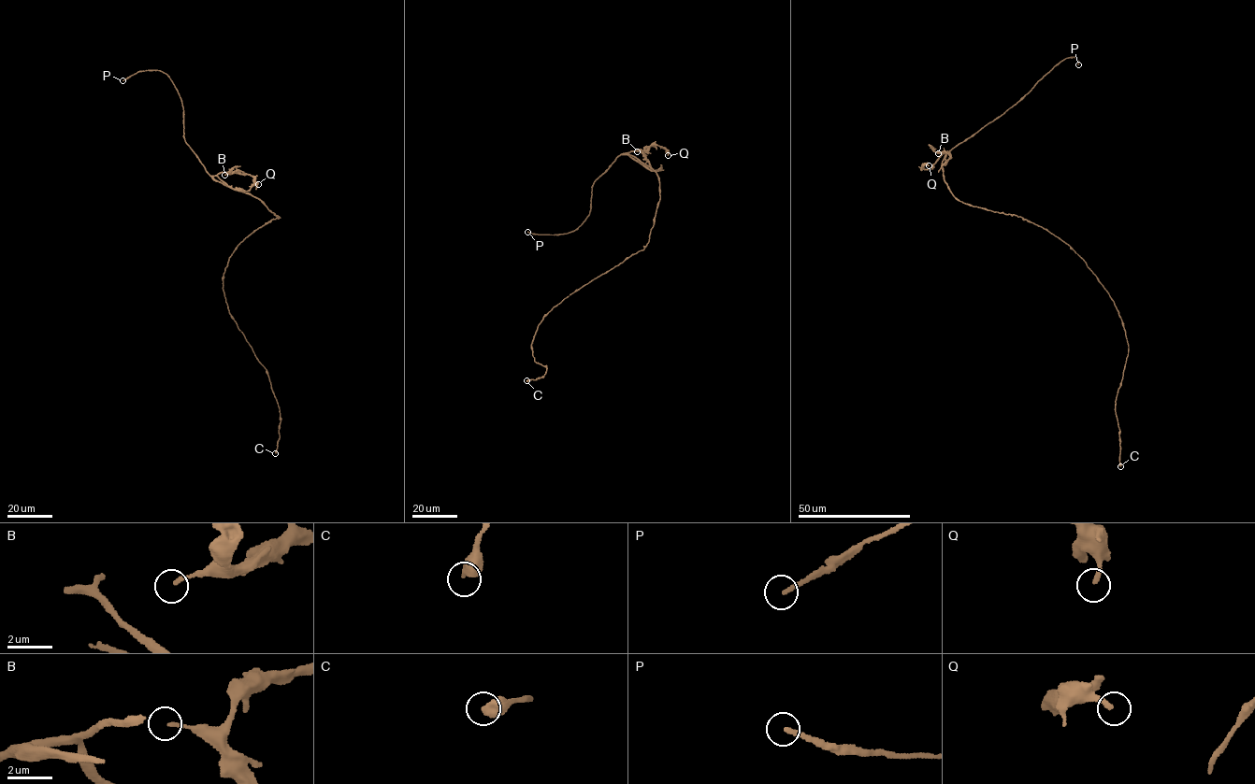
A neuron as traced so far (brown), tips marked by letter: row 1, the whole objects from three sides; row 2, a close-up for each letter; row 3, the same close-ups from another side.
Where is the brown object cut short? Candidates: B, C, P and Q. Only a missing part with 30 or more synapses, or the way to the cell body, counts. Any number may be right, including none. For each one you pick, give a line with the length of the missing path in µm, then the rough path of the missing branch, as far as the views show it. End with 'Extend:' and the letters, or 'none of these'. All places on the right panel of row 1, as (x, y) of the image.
P: about 120 µm are missing; missing branch runs (1078, 64), (1068, 85), (1029, 126), (1021, 142), (1020, 166), (1023, 148), (1029, 144), (1041, 149)
Extend: P

